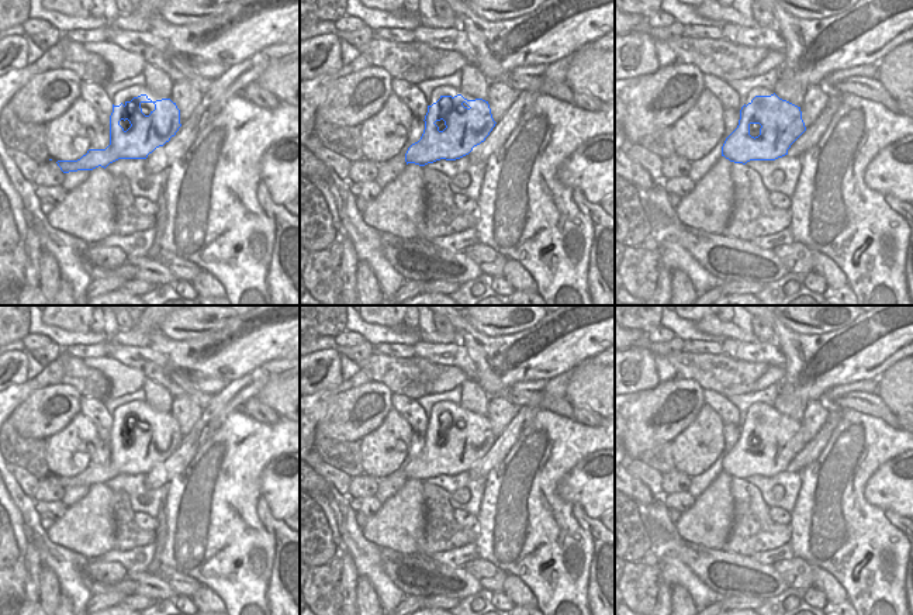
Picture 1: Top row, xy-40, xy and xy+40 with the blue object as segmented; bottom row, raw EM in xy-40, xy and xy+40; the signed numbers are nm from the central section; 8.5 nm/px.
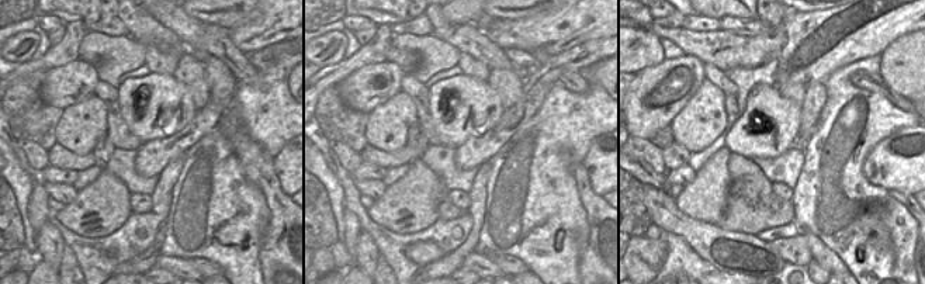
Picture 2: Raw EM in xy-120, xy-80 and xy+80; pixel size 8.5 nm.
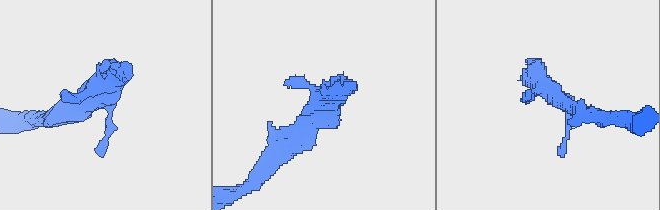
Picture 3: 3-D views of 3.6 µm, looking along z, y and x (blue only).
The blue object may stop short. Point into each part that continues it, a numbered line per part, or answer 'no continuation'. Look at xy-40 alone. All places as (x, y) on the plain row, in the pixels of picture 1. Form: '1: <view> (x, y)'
1: xy-40 (128, 408)

